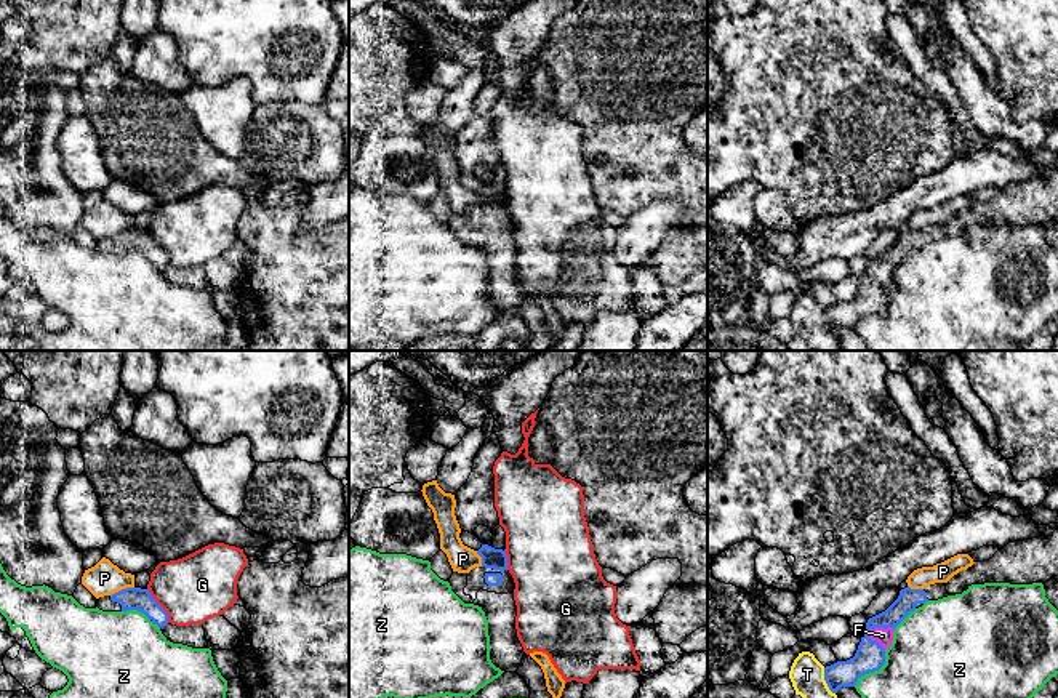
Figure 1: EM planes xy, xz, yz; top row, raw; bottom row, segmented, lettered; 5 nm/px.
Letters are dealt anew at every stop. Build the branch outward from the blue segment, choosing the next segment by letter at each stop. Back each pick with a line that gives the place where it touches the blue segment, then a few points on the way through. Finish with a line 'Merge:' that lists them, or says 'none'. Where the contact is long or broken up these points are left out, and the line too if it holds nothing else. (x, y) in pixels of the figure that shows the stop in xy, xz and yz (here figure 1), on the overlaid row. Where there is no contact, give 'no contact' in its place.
F: meets blue in yz at (873, 641); runs through yz (869, 657), (873, 641), (882, 636)
Merge: F

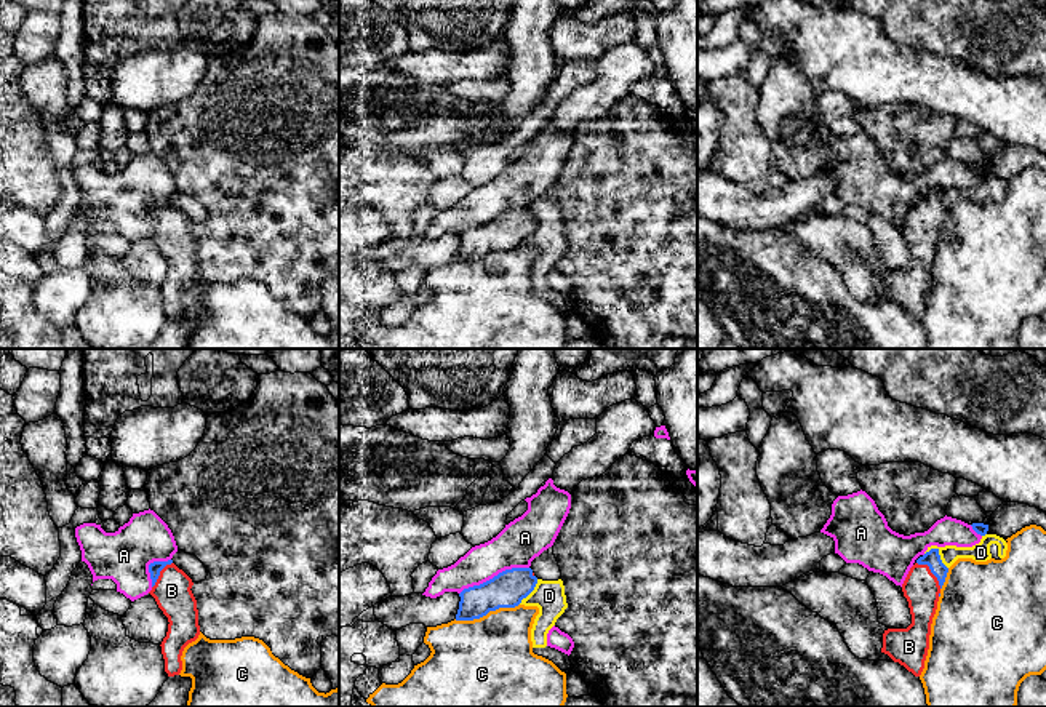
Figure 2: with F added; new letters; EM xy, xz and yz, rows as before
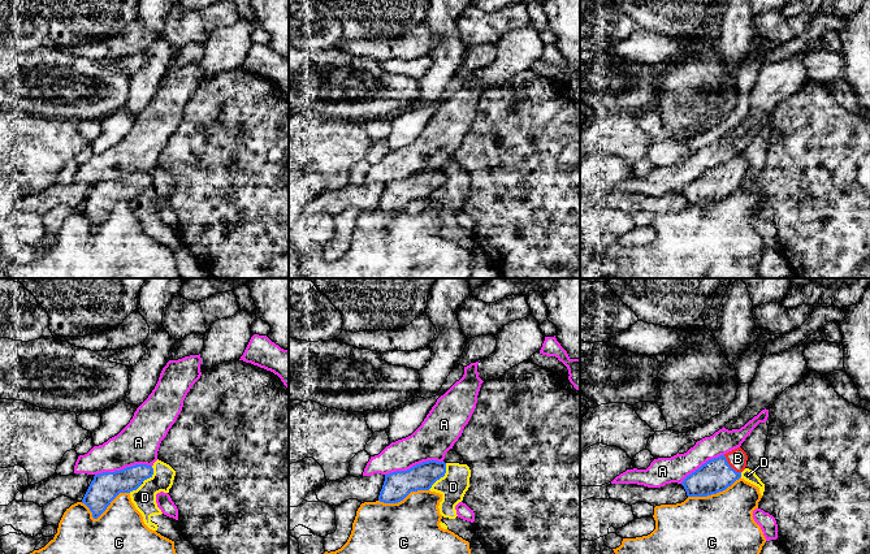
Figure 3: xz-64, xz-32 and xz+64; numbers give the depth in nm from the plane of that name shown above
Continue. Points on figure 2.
B: meets blue in yz at (931, 571); runs through yz (931, 559), (931, 571), (922, 589)
Merge: B

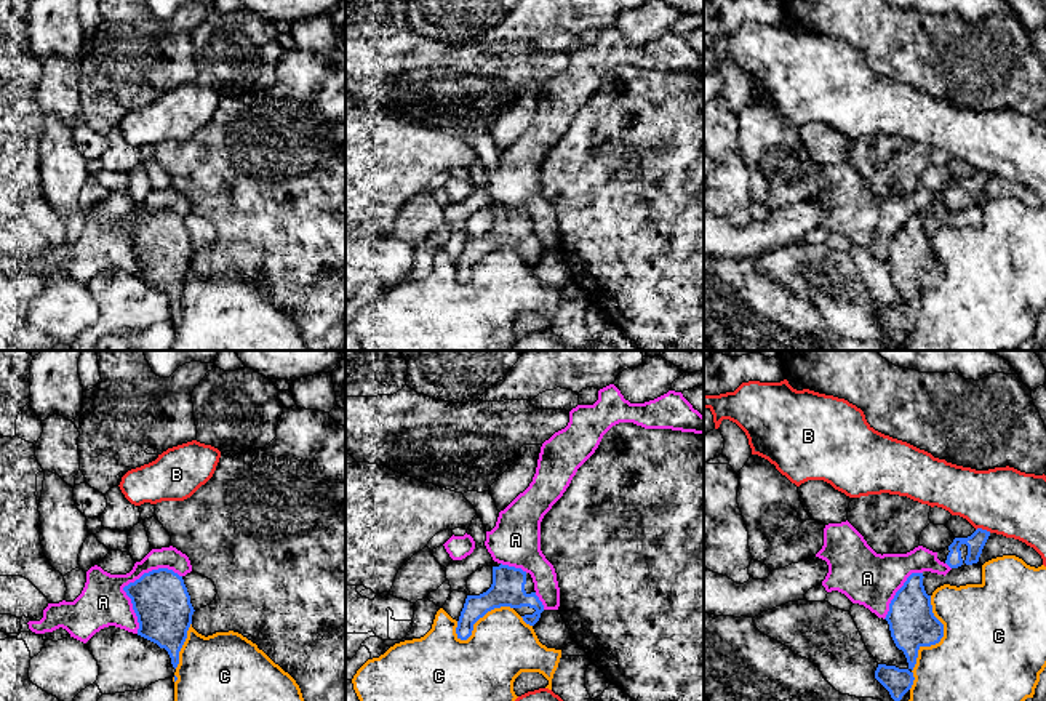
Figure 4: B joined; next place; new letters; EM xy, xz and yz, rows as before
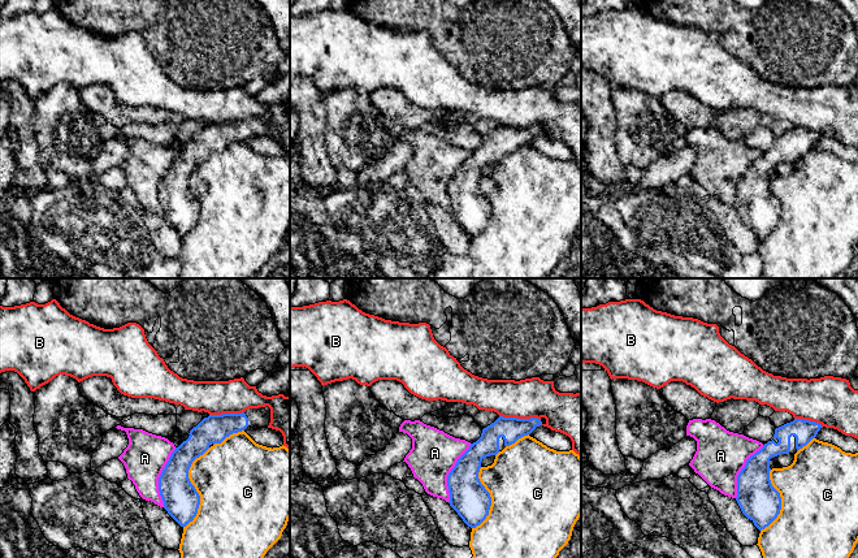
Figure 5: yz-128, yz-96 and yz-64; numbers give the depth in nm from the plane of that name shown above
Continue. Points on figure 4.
Merge: none

